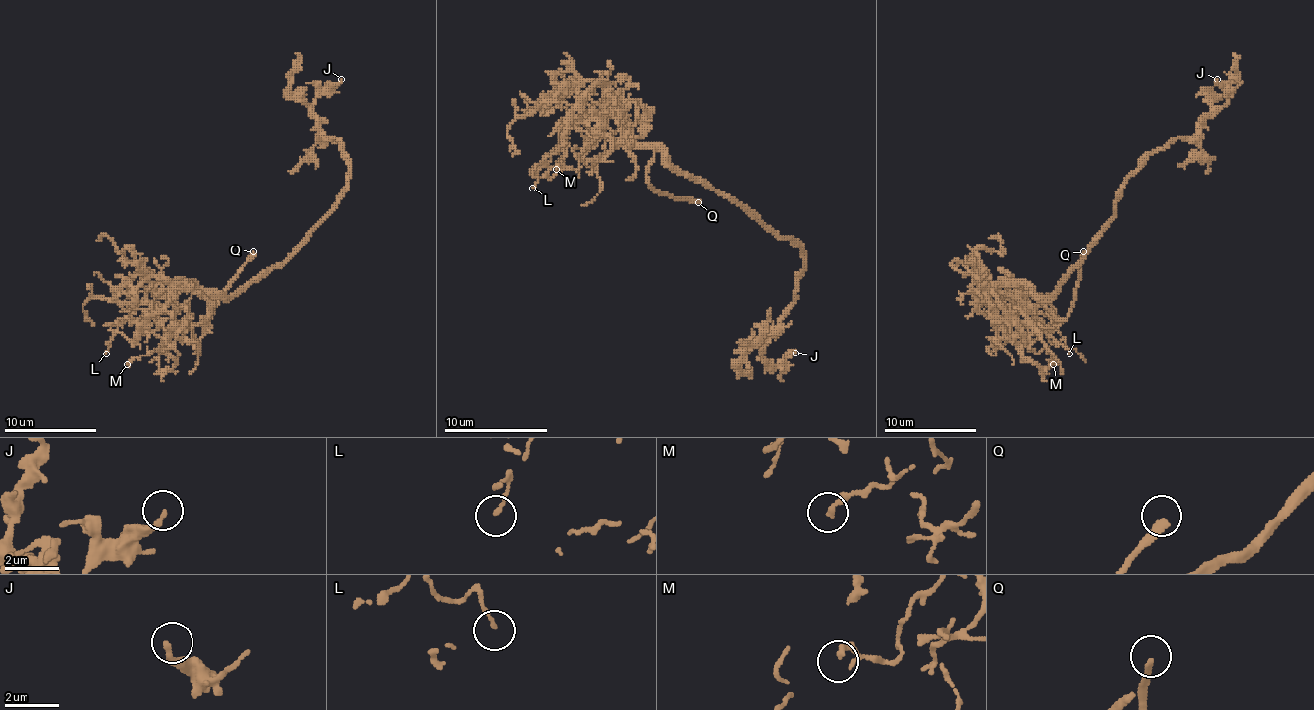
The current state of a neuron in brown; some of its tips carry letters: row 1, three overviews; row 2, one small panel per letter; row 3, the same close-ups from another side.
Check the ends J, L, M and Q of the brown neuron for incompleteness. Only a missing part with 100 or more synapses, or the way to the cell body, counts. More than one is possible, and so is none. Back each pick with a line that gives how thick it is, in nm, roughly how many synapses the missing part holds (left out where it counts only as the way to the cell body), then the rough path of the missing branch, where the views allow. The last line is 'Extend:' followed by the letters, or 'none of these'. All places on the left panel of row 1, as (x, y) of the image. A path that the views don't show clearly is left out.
Q: calibre 240 nm; course (253, 251), (325, 185), (313, 166), (291, 152), (212, 140), (195, 132), (193, 147), (189, 140)
Extend: Q

